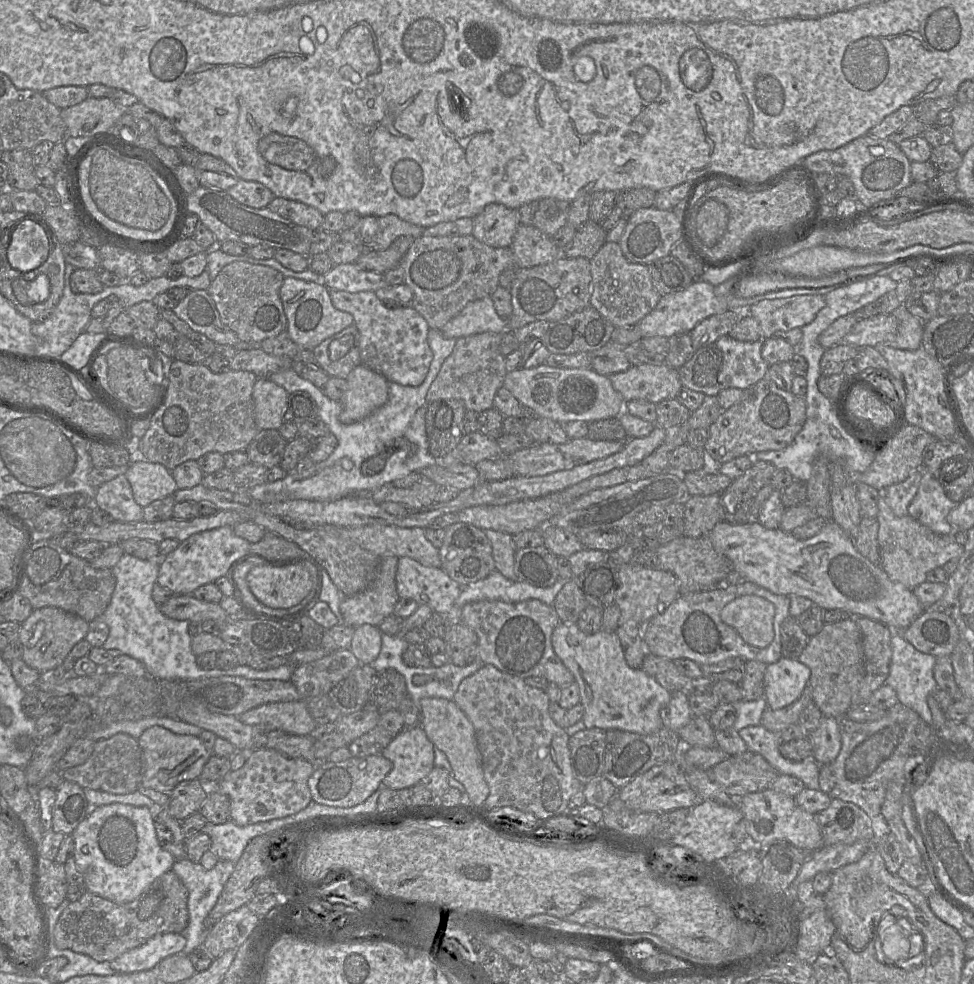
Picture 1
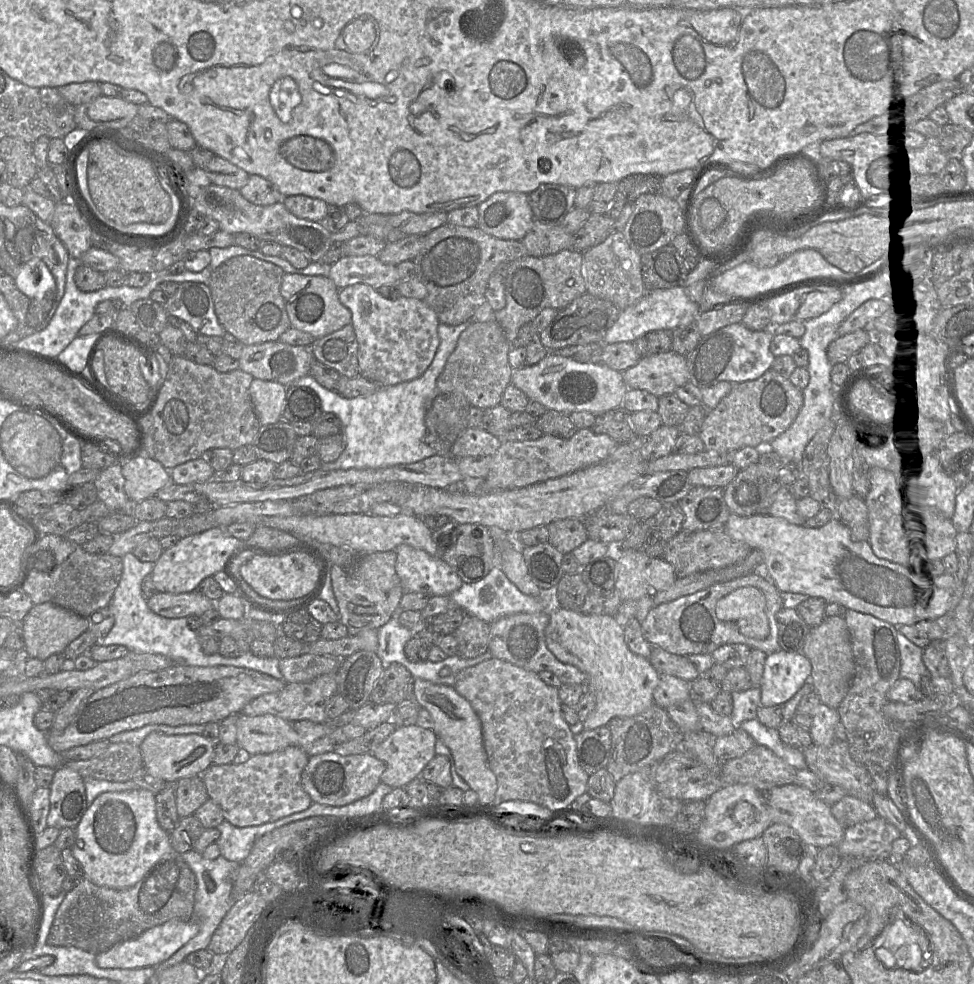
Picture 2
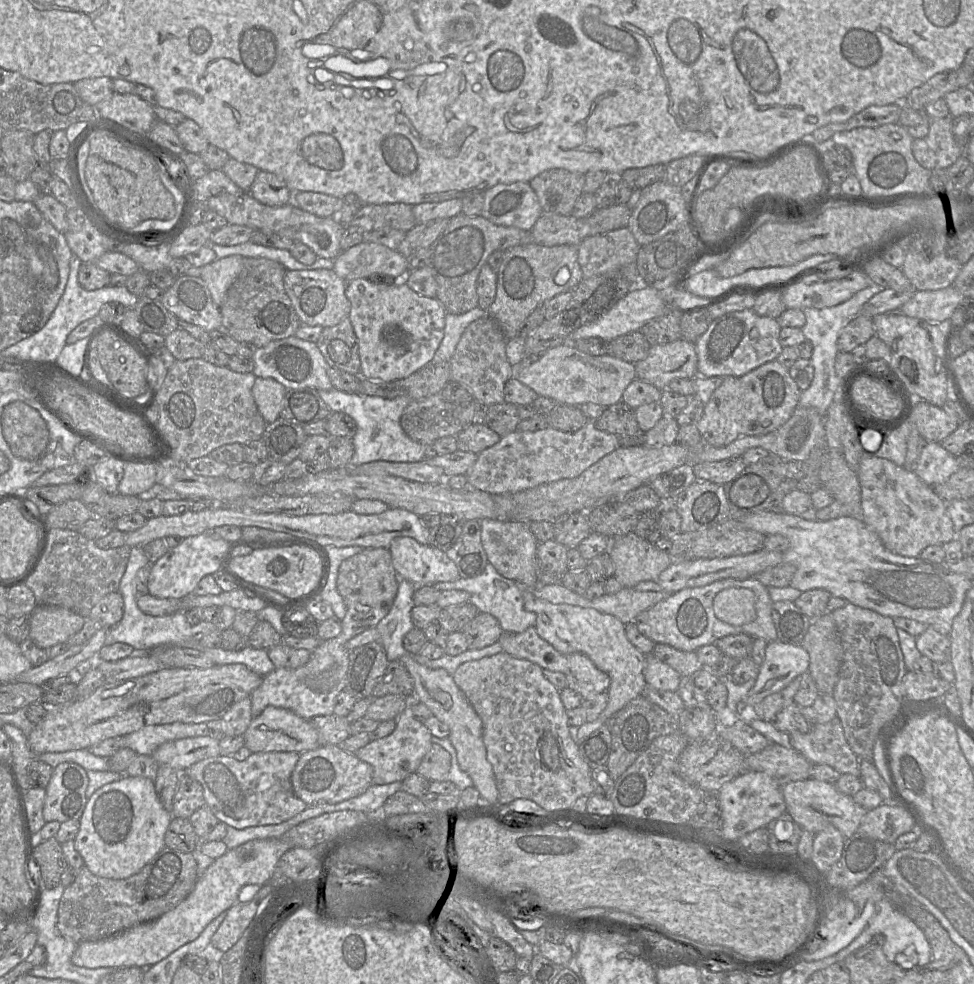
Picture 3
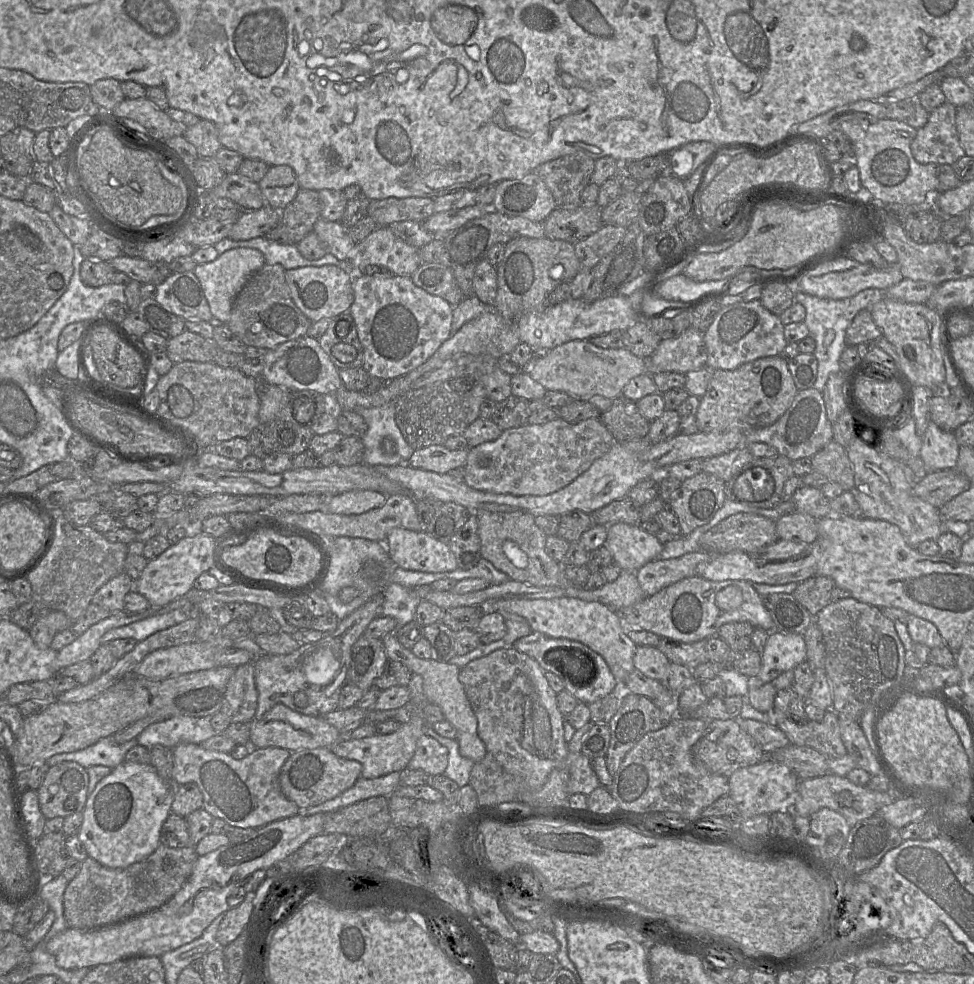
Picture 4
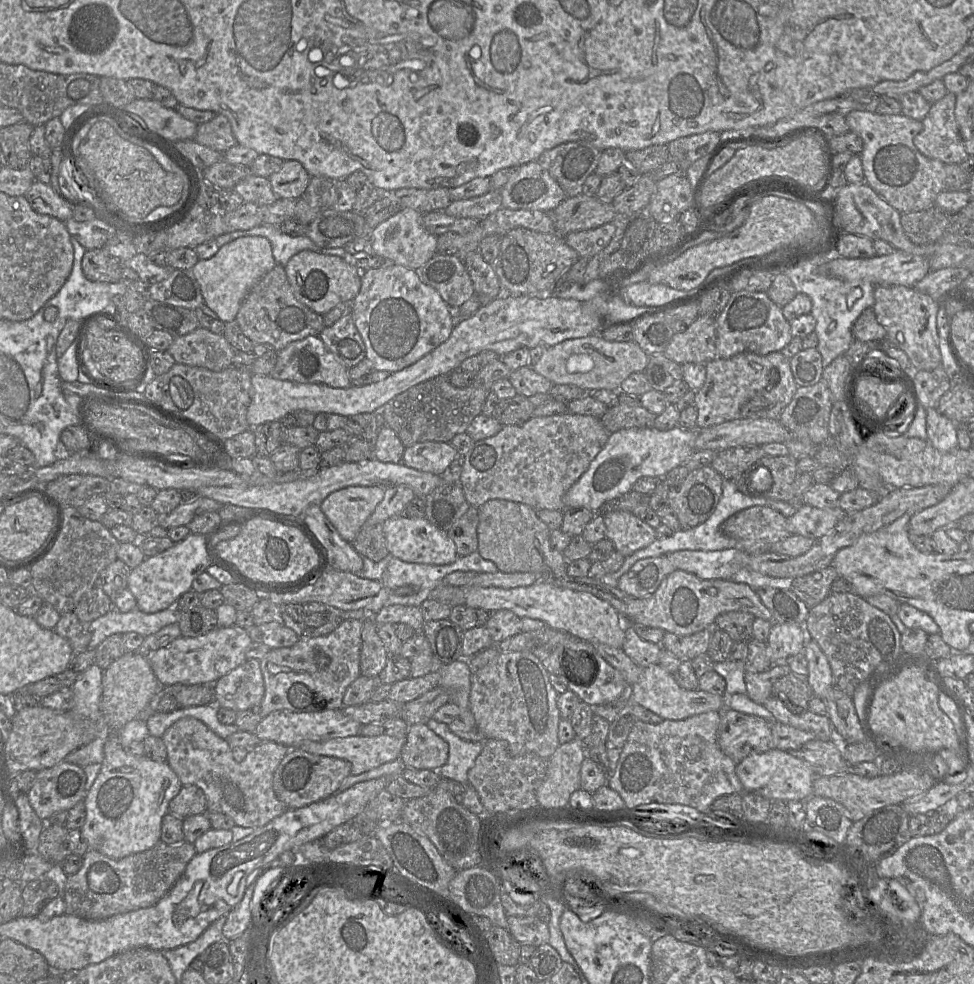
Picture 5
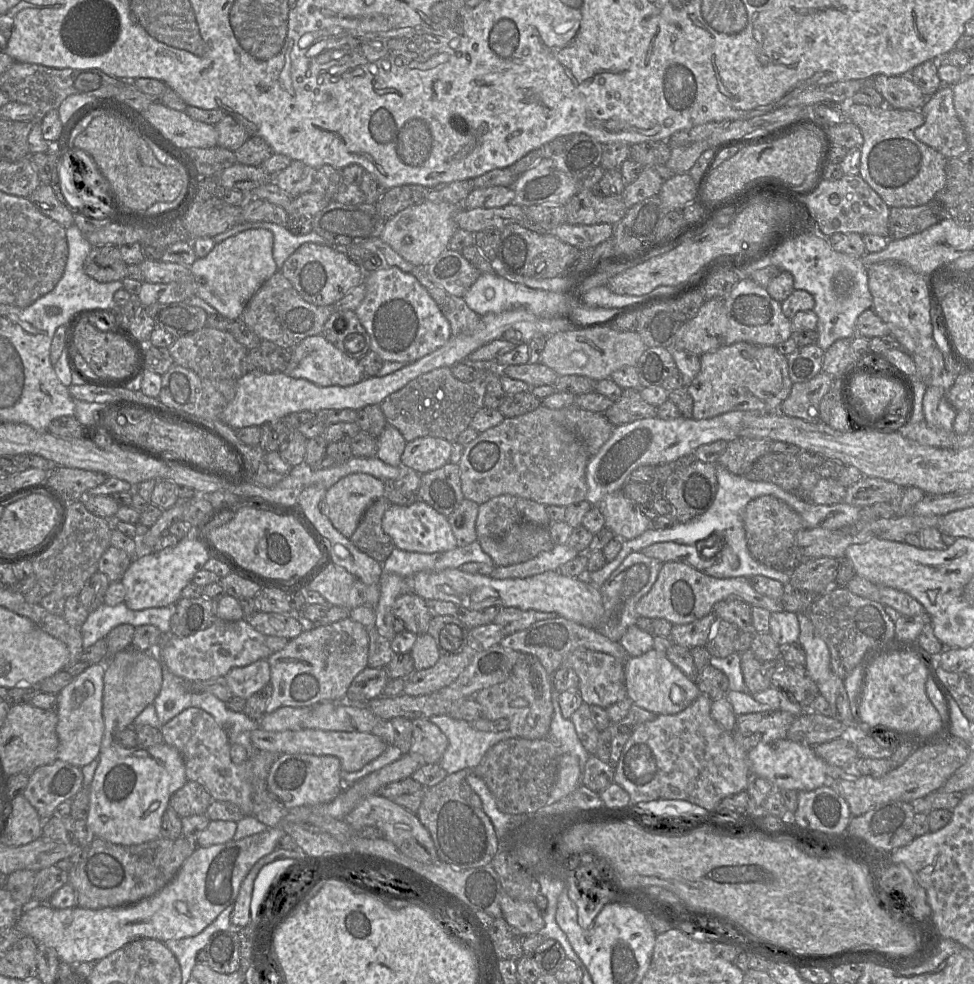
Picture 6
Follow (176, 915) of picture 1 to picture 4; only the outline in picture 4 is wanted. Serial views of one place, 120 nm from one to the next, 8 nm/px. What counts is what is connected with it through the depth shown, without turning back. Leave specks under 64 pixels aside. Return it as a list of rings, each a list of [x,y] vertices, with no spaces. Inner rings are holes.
[[[161,843],[144,860],[126,868],[107,868],[88,856],[64,891],[64,919],[67,927],[96,929],[159,908],[185,884],[198,857],[193,846],[171,848]]]

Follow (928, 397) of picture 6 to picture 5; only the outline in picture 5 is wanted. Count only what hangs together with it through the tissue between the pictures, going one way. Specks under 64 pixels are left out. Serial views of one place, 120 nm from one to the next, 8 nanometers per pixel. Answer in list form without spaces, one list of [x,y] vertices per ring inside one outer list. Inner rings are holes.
[[[937,408],[926,410],[926,432],[929,443],[940,452],[951,452],[957,447],[957,425],[943,416]]]

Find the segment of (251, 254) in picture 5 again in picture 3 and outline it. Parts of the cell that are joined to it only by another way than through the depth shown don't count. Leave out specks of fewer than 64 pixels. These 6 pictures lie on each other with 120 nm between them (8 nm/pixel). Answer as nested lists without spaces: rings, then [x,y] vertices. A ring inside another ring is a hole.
[[[230,255],[216,259],[201,268],[200,277],[206,283],[212,300],[219,309],[226,292],[243,269],[244,258],[252,257]]]

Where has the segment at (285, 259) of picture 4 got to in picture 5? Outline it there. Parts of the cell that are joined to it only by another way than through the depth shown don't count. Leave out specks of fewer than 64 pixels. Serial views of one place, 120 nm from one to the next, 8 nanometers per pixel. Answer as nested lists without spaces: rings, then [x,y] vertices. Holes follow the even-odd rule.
[[[259,225],[248,230],[227,232],[215,238],[220,248],[224,244],[242,236],[263,236],[272,246],[272,252],[277,265],[283,267],[297,253],[303,250],[321,252],[323,254],[346,257],[345,247],[322,249],[318,247],[307,235],[289,236],[278,229],[277,225]]]

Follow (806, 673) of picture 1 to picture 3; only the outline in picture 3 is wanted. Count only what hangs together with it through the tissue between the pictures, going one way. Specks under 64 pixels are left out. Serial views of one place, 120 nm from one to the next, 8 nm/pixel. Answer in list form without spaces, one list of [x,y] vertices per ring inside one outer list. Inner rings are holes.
[[[769,642],[753,688],[738,702],[738,716],[747,705],[755,705],[765,697],[785,688],[793,679],[808,672],[809,654],[802,645]]]

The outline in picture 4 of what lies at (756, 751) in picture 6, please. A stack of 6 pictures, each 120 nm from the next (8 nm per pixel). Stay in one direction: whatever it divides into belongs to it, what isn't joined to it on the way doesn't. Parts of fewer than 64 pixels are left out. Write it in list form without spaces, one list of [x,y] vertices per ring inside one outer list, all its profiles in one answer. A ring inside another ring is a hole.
[[[767,756],[757,764],[739,768],[729,776],[729,794],[736,802],[742,819],[759,814],[790,811],[796,801],[799,778],[788,766]]]

